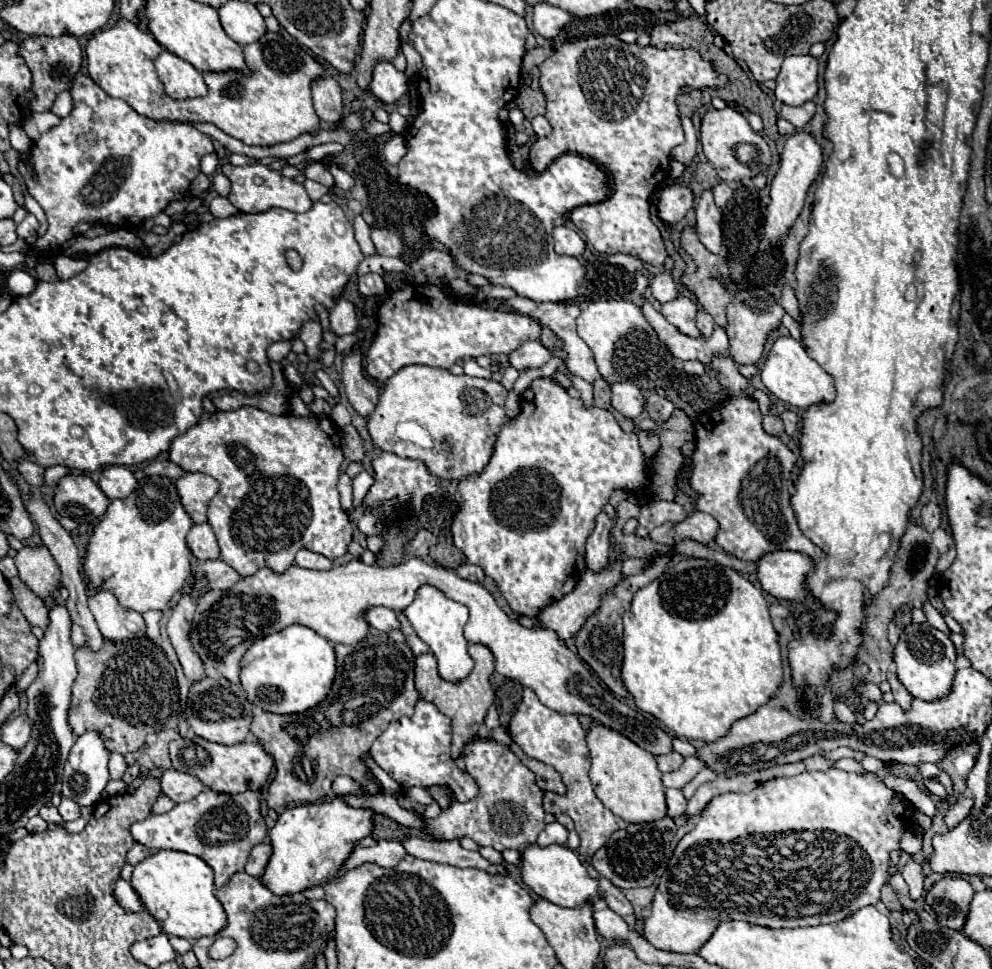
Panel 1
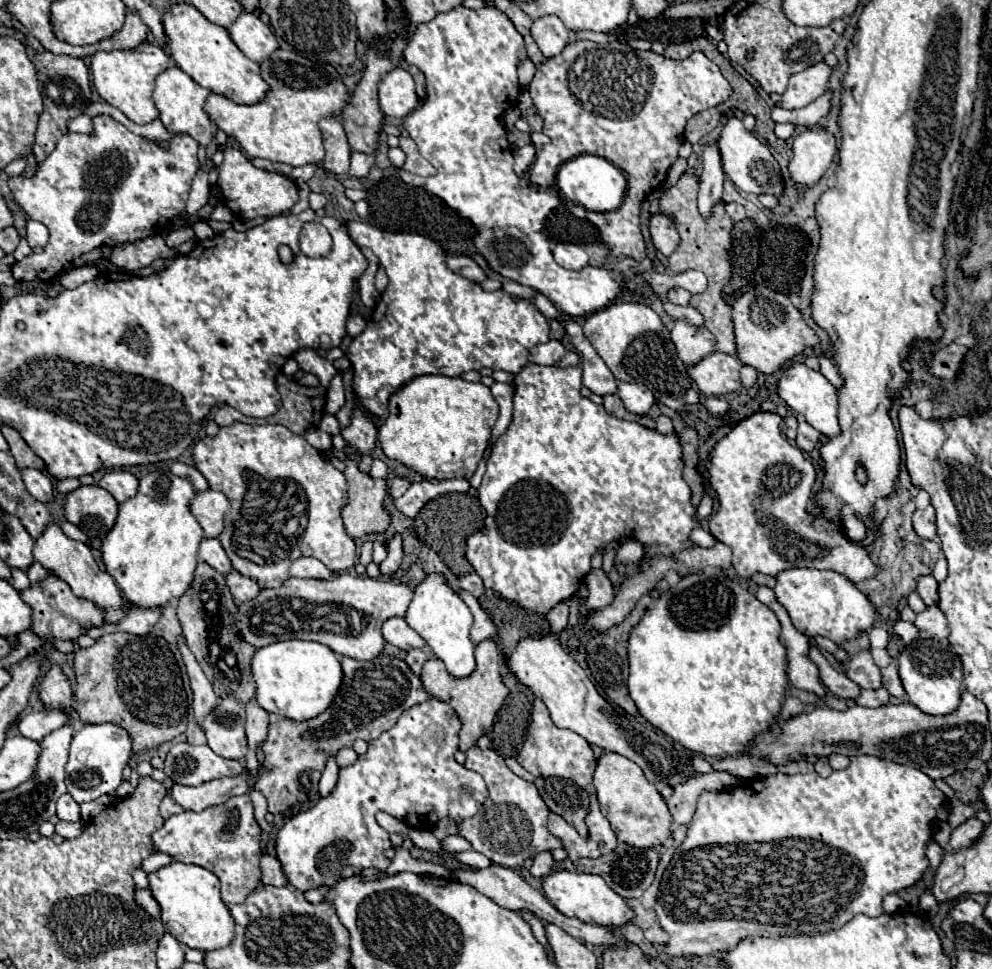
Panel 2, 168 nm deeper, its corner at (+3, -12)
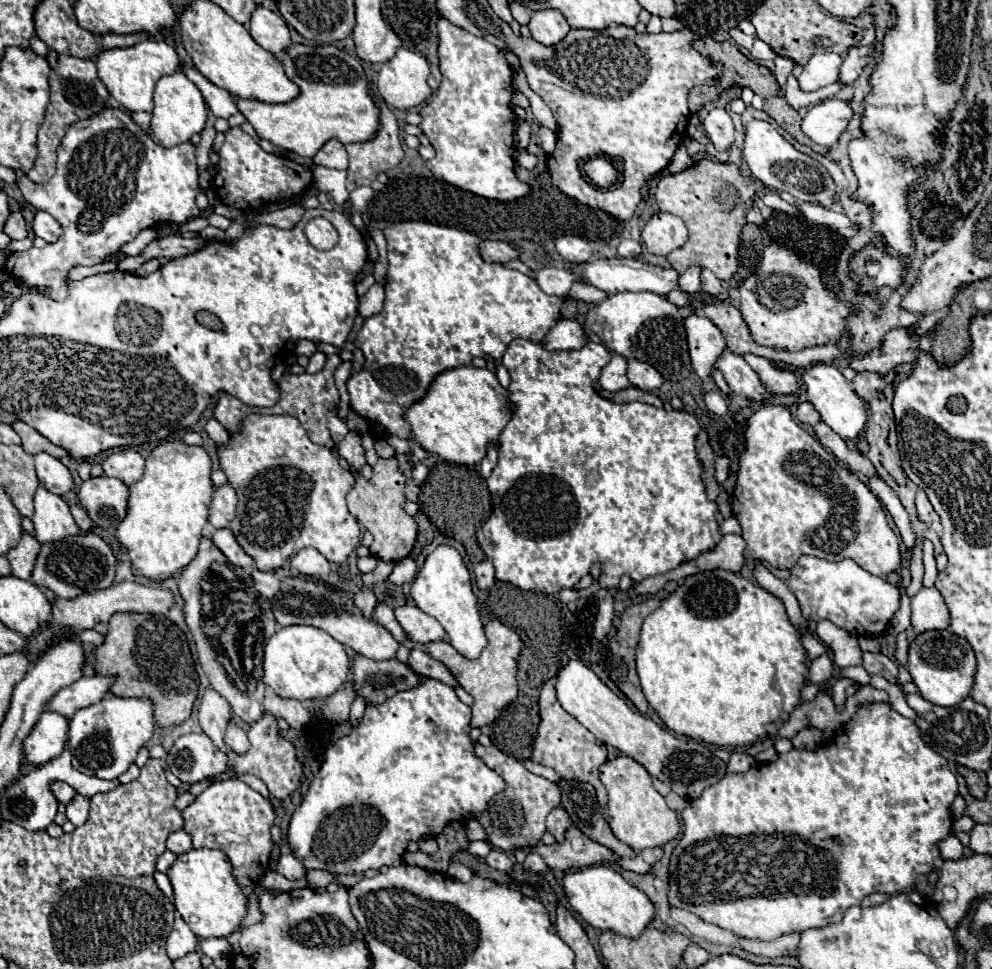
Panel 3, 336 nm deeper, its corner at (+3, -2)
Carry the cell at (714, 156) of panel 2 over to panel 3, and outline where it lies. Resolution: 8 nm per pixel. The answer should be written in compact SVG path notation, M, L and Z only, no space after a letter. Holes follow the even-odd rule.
M712 108L706 114L702 126L718 150L728 150L734 142L734 124L724 108Z

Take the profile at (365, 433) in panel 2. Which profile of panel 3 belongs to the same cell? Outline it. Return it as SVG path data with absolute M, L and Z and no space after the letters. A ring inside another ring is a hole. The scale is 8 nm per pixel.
M348 432L348 436L338 442L336 452L338 452L340 458L344 458L348 462L352 474L362 472L362 466L366 464L366 458L364 458L364 448L360 446L360 436L356 432Z

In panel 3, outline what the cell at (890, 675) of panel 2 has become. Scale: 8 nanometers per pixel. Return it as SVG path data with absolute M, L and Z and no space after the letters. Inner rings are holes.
M922 586L920 592L912 598L912 624L904 630L904 634L898 634L898 648L896 648L896 660L900 664L906 664L908 658L908 646L910 642L926 632L926 630L944 630L950 624L950 612L946 608L946 602L942 594L930 586Z

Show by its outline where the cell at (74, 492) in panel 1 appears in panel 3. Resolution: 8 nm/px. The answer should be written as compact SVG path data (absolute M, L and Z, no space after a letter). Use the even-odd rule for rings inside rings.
M90 478L82 482L78 496L80 504L100 528L116 528L128 512L128 486L118 478Z

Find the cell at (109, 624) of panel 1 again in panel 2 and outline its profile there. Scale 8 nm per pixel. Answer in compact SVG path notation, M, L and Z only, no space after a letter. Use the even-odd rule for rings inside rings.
M50 524L46 528L46 532L36 540L34 558L44 568L48 568L48 572L52 572L54 576L62 578L72 588L74 596L80 596L82 600L88 600L92 604L100 604L100 608L108 608L108 624L120 624L126 618L124 608L120 608L120 604L124 600L122 600L122 596L118 592L118 586L116 586L114 578L110 574L106 574L106 570L98 568L96 560L90 554L90 548L86 544L66 538L62 534L60 526Z

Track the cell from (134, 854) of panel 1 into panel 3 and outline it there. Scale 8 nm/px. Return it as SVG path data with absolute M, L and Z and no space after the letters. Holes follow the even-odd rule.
M178 830L178 832L170 834L166 844L168 844L168 850L172 850L174 854L184 854L184 852L192 850L192 838L186 830Z

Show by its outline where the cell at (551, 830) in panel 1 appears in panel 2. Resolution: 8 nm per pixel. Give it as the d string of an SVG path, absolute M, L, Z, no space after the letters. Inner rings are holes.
M544 850L540 854L536 854L532 858L532 868L530 868L530 874L536 876L536 878L542 878L546 876L554 866L554 858L552 858L552 852L550 850Z

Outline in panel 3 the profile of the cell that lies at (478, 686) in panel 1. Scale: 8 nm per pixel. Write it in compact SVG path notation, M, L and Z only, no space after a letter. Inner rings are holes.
M490 620L486 624L486 636L488 636L488 646L482 650L480 658L468 660L460 652L452 648L450 642L430 642L428 644L428 654L436 660L440 660L444 666L450 668L450 672L456 676L460 686L474 696L474 706L472 706L472 726L486 726L492 724L500 712L518 696L518 682L516 682L516 672L518 672L518 656L524 648L522 638L508 626L504 626L500 620Z

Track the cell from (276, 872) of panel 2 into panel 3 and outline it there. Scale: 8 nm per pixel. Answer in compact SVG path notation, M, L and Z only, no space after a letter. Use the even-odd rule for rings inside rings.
M282 854L278 860L278 872L288 880L300 880L306 876L302 862L294 854Z

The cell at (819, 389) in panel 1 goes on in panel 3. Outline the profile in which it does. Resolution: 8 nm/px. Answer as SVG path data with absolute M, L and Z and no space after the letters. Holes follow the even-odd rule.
M814 364L806 368L802 374L802 382L808 388L808 400L820 412L822 422L828 424L836 434L840 434L844 440L856 440L864 432L870 404L854 392L850 382L846 382L842 372L834 364Z

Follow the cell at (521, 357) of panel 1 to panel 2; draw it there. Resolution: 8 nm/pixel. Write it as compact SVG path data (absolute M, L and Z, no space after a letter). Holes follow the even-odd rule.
M550 340L546 344L538 344L536 348L532 348L532 352L528 354L528 360L532 364L540 364L540 366L552 366L554 362L558 362L562 356L566 354L564 346L556 340Z

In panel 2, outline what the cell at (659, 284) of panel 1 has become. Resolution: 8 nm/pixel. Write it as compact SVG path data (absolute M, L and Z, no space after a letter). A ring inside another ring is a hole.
M672 288L668 294L666 294L666 298L668 298L668 302L672 302L672 304L678 304L678 306L688 306L688 302L690 302L690 292L688 290L682 290L682 288Z

